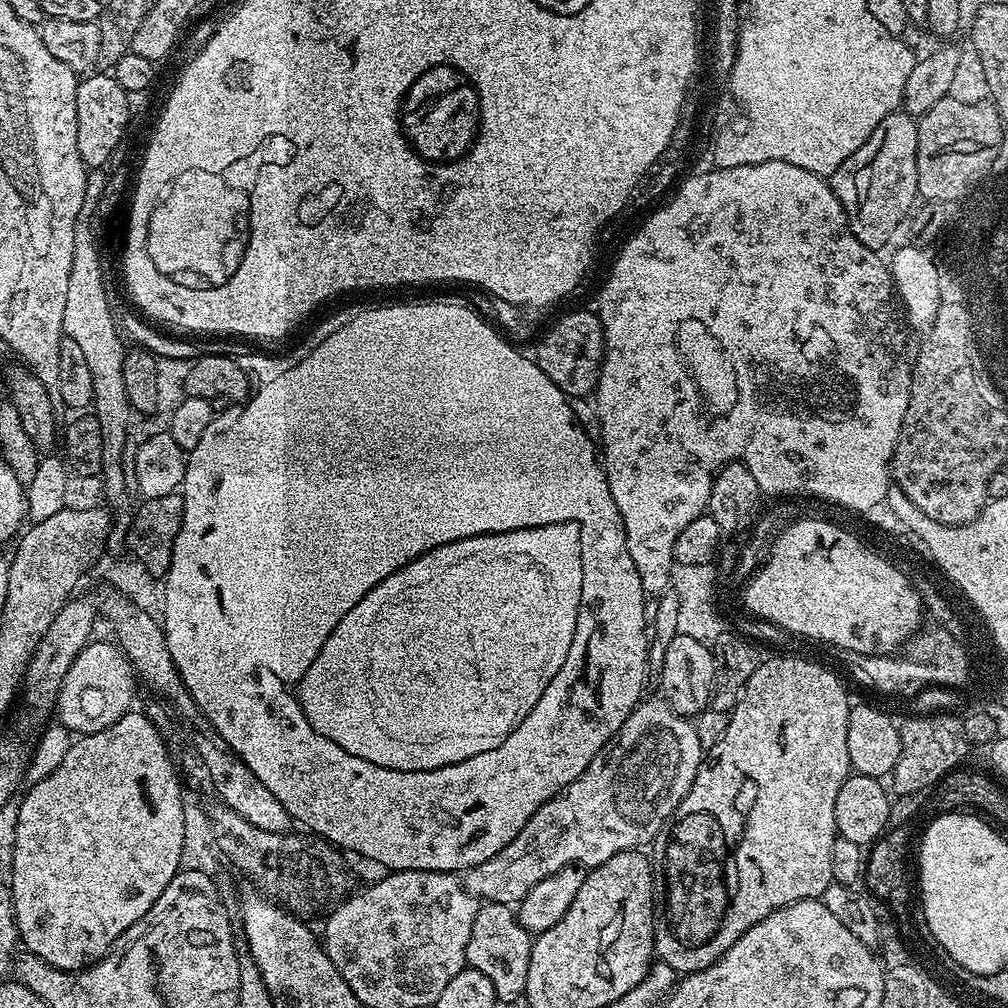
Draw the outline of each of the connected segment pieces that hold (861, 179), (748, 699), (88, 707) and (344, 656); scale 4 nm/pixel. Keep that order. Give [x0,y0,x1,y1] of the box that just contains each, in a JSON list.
[[830,110,918,250],[650,654,852,974],[54,643,136,735],[298,522,582,772]]

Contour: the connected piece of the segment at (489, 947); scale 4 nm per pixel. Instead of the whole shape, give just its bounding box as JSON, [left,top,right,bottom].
[466,903,533,1005]

